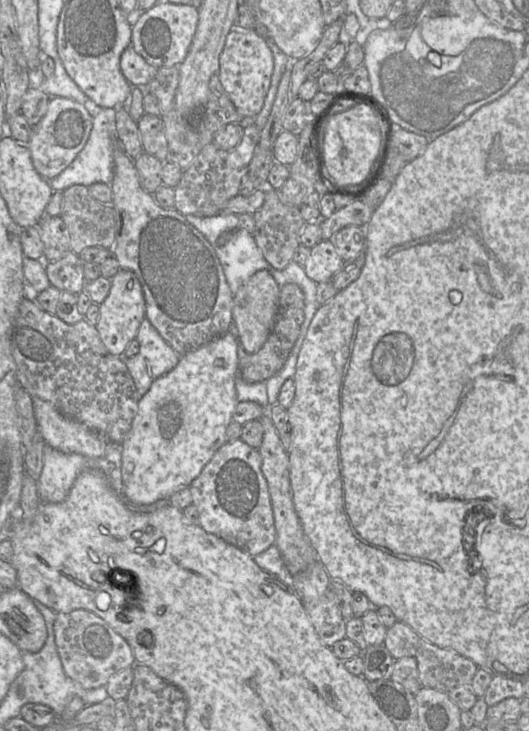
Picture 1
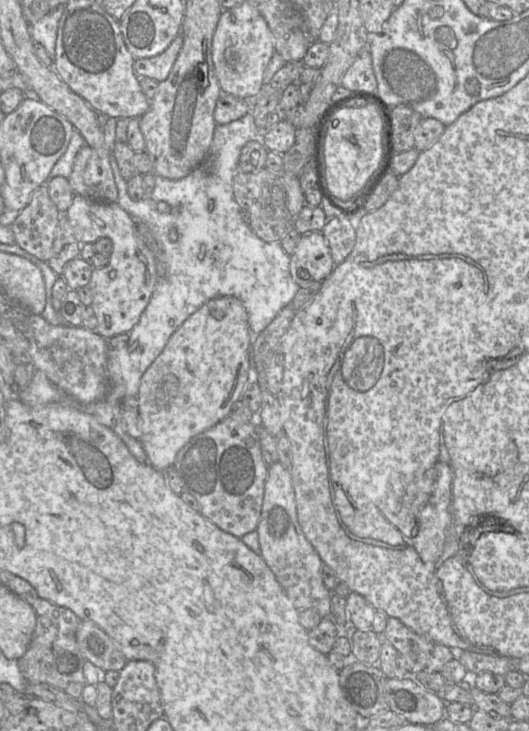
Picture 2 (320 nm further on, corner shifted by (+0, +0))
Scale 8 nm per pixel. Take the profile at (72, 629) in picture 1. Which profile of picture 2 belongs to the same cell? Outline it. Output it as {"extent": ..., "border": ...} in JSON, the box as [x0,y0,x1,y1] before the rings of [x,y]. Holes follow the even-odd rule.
{"extent":[76,620,127,672],"border":[[[80,620],[76,631],[77,644],[85,660],[103,672],[120,671],[127,659],[117,643],[91,620]]]}

